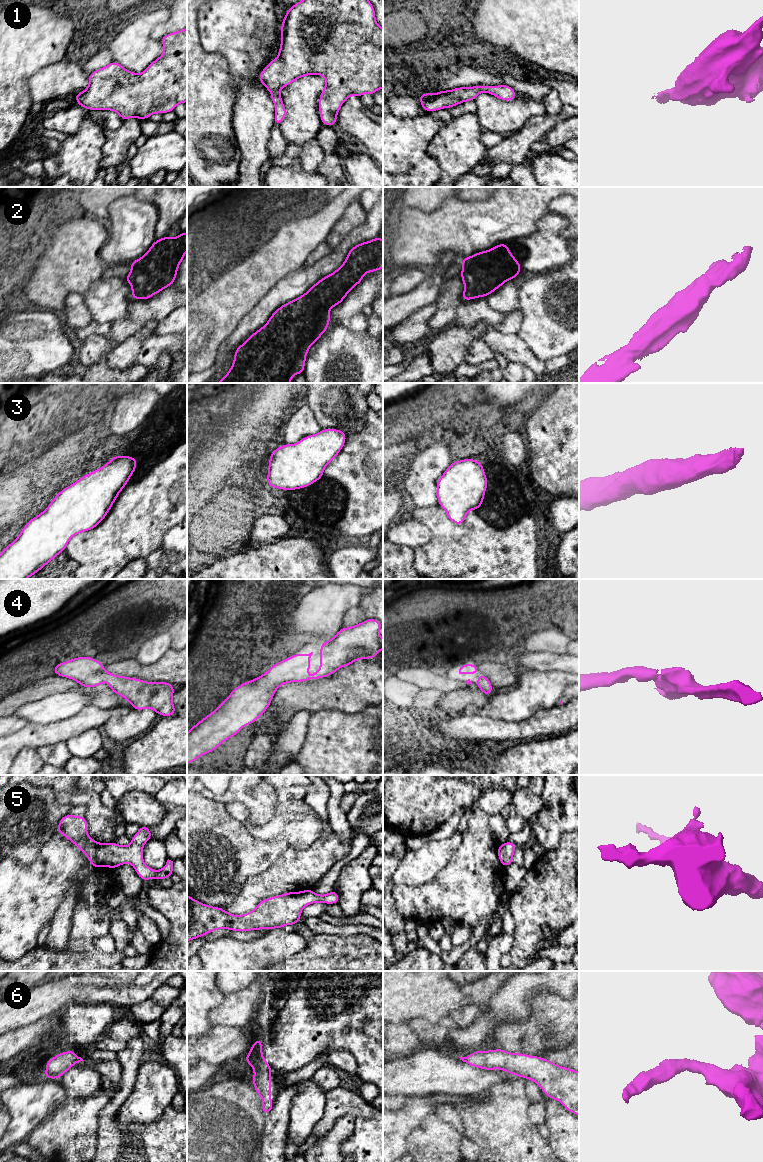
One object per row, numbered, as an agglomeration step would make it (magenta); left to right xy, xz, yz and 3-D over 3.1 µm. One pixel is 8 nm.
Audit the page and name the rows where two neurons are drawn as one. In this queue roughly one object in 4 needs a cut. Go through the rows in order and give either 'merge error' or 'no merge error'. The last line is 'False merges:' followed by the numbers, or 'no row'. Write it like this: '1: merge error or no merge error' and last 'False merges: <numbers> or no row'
1: no merge error
2: no merge error
3: no merge error
4: no merge error
5: no merge error
6: no merge error
False merges: no row

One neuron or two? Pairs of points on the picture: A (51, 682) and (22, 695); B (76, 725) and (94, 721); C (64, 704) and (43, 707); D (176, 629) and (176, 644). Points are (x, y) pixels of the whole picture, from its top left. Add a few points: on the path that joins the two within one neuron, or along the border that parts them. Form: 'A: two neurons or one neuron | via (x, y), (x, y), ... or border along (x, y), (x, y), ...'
A: one neuron | via (44, 687), (29, 694)
B: one neuron | via (80, 723), (82, 721), (90, 721)
C: one neuron | via (59, 706), (48, 707)
D: one neuron | via (176, 633), (176, 640)

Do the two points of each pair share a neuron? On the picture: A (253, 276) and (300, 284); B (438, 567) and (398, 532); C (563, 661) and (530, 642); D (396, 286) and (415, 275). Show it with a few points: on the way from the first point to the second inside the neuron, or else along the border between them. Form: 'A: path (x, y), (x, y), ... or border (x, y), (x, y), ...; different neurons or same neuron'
A: border (299, 268), (282, 277), (263, 297); different neurons
B: border (425, 525), (430, 533), (430, 539), (414, 549); different neurons
C: border (527, 650), (566, 653); different neurons
D: path (401, 284), (410, 278); same neuron

